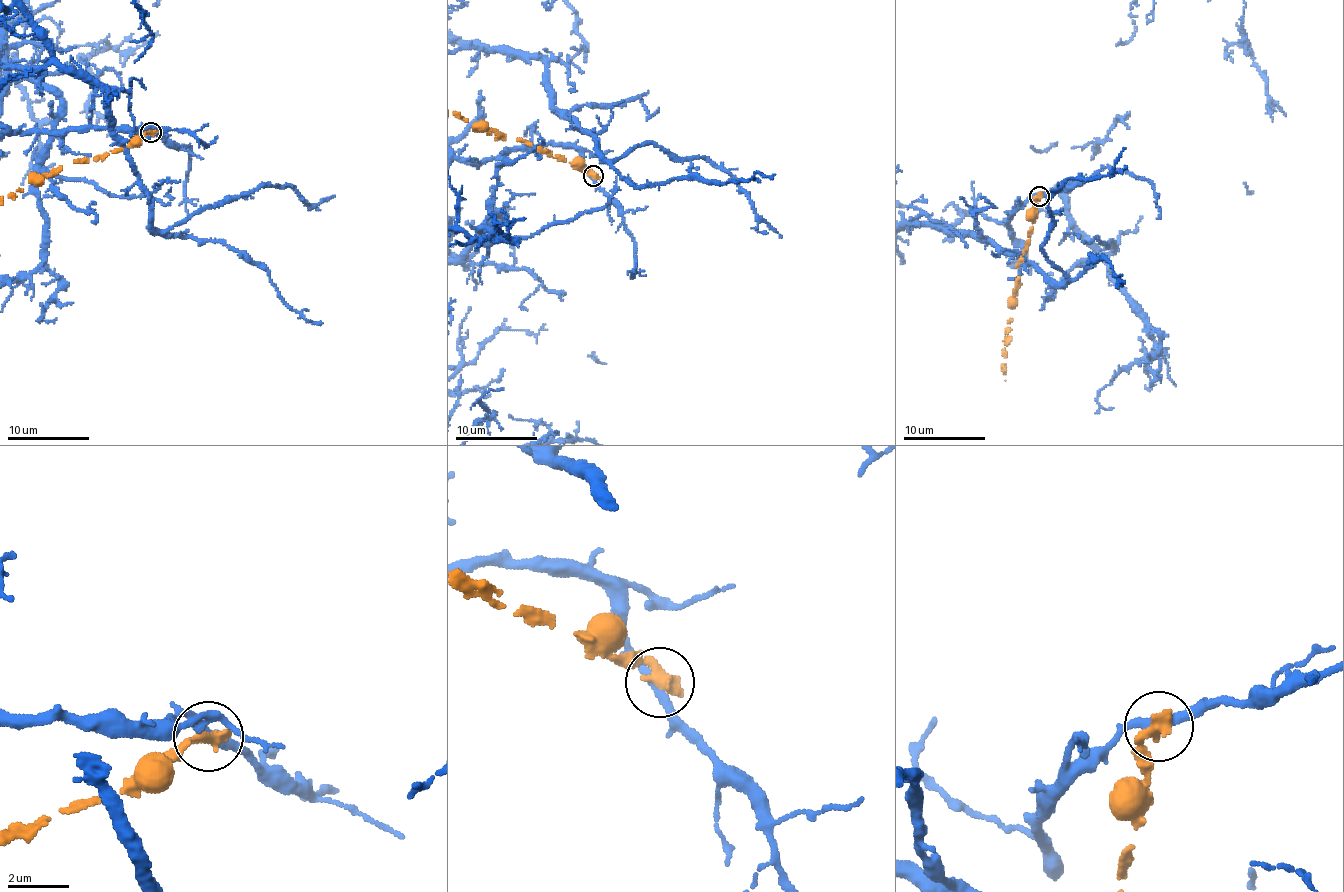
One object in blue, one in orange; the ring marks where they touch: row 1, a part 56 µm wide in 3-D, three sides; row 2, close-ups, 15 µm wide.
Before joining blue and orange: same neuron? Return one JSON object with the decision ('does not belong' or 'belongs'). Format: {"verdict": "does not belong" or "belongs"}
{"verdict": "does not belong"}

